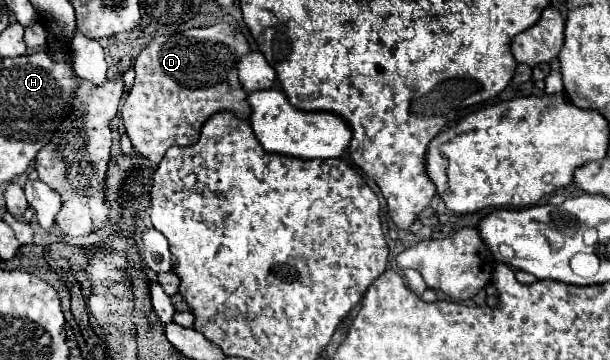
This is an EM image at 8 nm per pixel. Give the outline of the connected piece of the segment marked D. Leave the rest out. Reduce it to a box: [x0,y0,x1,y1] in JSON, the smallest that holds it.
[120,23,252,163]

